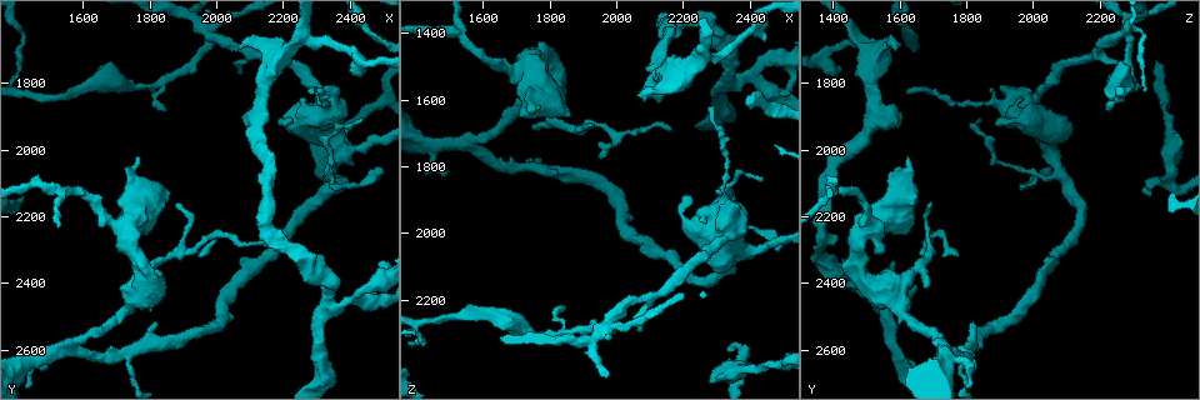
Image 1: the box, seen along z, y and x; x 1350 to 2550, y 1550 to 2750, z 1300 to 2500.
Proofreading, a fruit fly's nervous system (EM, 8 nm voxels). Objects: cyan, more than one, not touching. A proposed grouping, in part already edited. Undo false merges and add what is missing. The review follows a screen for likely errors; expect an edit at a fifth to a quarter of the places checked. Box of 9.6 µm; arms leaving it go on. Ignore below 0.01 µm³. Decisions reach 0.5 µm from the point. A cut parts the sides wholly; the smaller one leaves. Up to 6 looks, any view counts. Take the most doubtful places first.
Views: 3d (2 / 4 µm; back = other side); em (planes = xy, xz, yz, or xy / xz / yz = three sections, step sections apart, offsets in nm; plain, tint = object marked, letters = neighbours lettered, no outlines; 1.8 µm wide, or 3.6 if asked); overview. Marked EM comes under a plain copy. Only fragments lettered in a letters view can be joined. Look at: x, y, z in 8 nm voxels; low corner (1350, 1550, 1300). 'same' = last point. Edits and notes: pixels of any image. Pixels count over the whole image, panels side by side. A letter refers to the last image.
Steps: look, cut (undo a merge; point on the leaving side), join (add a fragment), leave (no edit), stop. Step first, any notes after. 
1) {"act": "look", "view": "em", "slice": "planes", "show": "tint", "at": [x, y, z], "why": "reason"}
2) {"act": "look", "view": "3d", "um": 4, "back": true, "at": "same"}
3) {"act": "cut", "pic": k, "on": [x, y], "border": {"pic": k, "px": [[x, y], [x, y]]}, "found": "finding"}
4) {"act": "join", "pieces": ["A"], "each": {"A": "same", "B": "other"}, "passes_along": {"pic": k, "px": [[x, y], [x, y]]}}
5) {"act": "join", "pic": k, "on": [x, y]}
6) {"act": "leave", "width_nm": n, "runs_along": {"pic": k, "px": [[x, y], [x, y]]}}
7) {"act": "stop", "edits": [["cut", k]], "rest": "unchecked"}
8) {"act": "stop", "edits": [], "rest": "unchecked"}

{"act": "look", "view": "3d", "um": 2, "back": true, "at": [1980, 1650, 2290], "why": "four or more arms meet"}

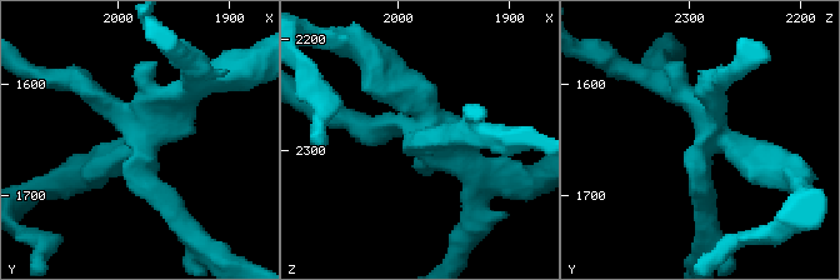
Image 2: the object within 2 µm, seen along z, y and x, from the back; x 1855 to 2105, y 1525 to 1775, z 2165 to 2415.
{"act": "look", "view": "em", "slice": "yz", "step": 8, "show": "tint", "at": [1976, 1654, 2282], "arms": 4, "why": "need the tissue"}

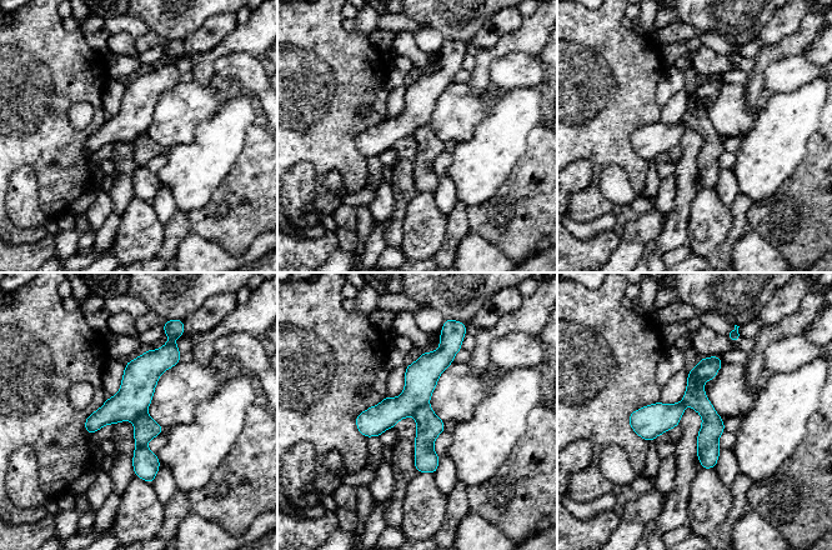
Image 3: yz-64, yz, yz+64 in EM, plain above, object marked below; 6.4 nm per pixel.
{"act": "look", "view": "em", "slice": "planes", "show": "letters", "at": "same", "why": "another direction"}

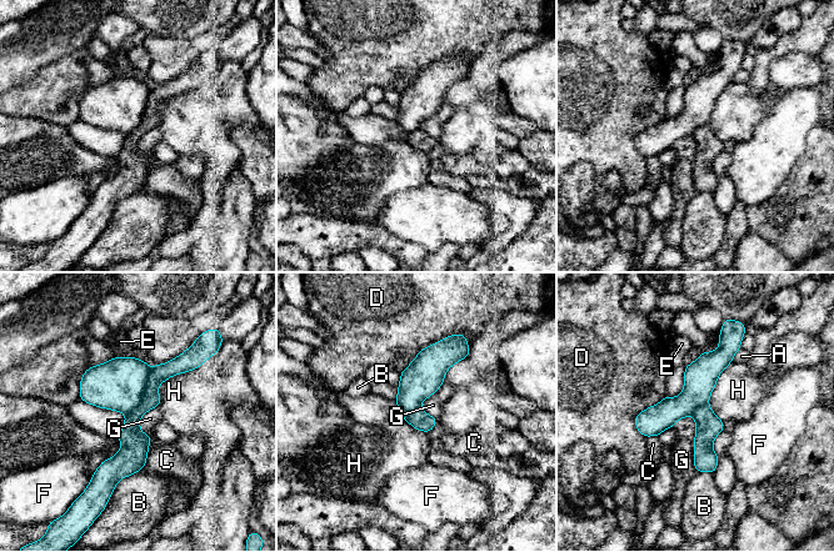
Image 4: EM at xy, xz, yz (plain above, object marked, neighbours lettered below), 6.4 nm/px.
{"act": "cut", "pic": 4, "on": [159, 374], "each": {"A": "other", "B": "other", "C": "other", "D": "other", "E": "other", "F": "other", "G": "other", "H": "other"}, "border": {"pic": 4, "px": [[151, 369], [139, 406], [126, 416]]}, "found": "a second cell is stuck on"}

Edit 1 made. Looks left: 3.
{"act": "look", "view": "overview"}

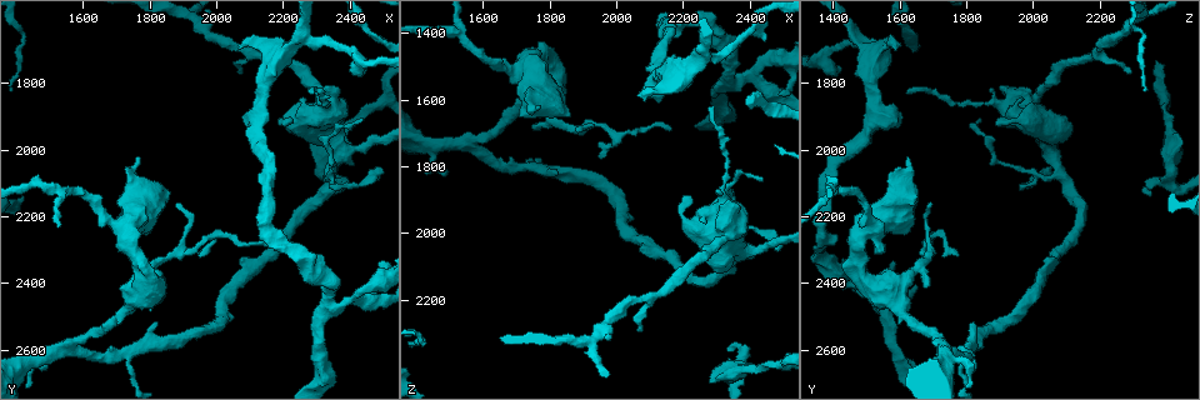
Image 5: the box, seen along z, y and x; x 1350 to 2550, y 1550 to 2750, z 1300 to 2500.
{"act": "look", "view": "em", "slice": "planes", "show": "letters", "at": [2060, 1700, 1590], "why": "tapers out"}

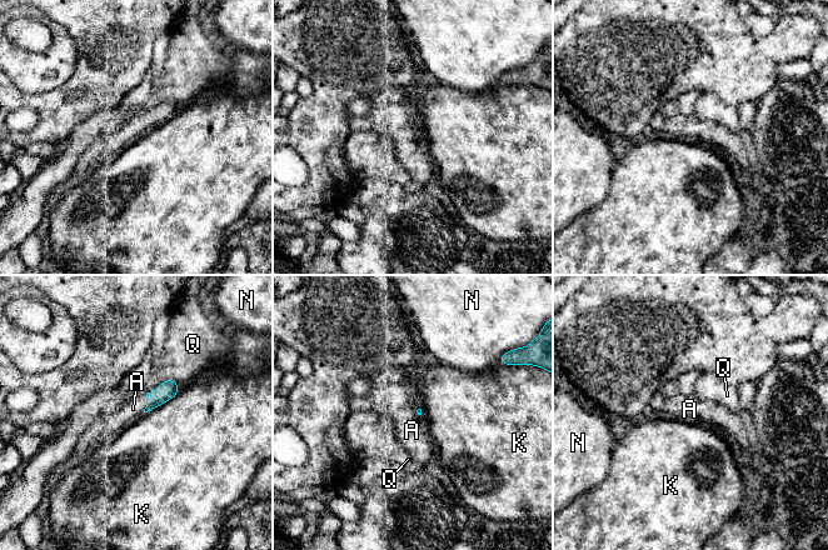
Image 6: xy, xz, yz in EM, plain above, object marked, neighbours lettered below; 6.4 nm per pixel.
{"act": "join", "pieces": ["A"], "each": {"A": "same", "K": "other", "N": "other", "Q": "other"}, "passes_along": {"pic": 6, "px": [[168, 389], [145, 396], [133, 409]]}, "found": "it goes on there"}

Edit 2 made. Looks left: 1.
{"act": "stop", "edits": [["cut", 4], ["join", 6]], "rest": "unchecked"}

